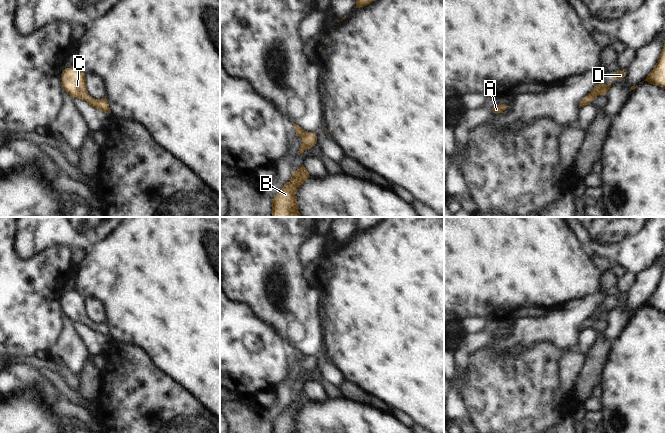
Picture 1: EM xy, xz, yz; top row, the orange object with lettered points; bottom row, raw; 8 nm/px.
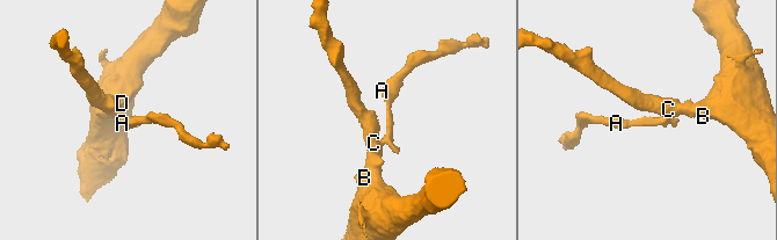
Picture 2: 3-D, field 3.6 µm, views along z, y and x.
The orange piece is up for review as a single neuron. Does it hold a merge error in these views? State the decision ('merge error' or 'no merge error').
no merge error

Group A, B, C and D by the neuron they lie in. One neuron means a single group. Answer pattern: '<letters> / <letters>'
A B C D

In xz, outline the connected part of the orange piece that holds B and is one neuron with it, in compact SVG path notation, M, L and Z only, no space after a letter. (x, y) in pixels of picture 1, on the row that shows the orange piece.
M302 165L292 172L291 179L281 187L272 201L272 217L302 217L298 211L296 192L298 188L310 177Z

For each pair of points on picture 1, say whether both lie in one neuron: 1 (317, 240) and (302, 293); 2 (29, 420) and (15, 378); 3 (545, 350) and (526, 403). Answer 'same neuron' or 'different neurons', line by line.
1: different neurons
2: different neurons
3: same neuron

